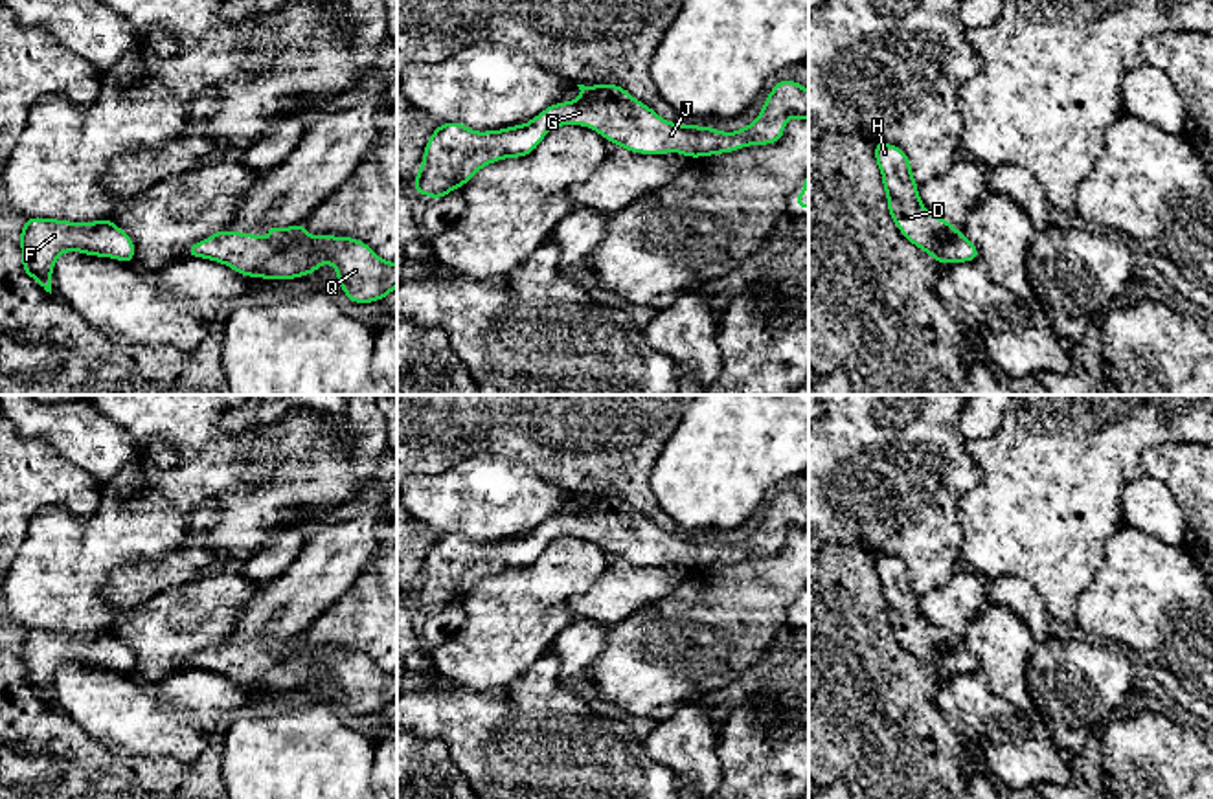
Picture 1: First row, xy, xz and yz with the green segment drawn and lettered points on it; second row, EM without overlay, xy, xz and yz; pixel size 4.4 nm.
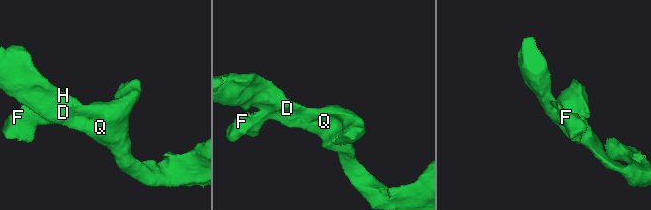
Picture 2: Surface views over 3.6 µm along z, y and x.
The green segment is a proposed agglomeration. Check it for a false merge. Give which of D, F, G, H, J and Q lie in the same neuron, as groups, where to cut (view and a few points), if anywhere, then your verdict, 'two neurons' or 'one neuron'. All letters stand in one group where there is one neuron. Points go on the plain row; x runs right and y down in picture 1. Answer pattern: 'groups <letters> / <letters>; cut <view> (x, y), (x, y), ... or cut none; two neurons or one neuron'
groups D F G H J Q; cut none; one neuron

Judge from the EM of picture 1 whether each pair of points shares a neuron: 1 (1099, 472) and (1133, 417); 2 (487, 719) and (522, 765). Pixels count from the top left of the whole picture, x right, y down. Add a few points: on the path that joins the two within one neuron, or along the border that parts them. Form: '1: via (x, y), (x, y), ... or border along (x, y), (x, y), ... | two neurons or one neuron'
1: via (1099, 460), (1099, 450), (1120, 430) | one neuron
2: via (498, 728), (522, 753) | one neuron

